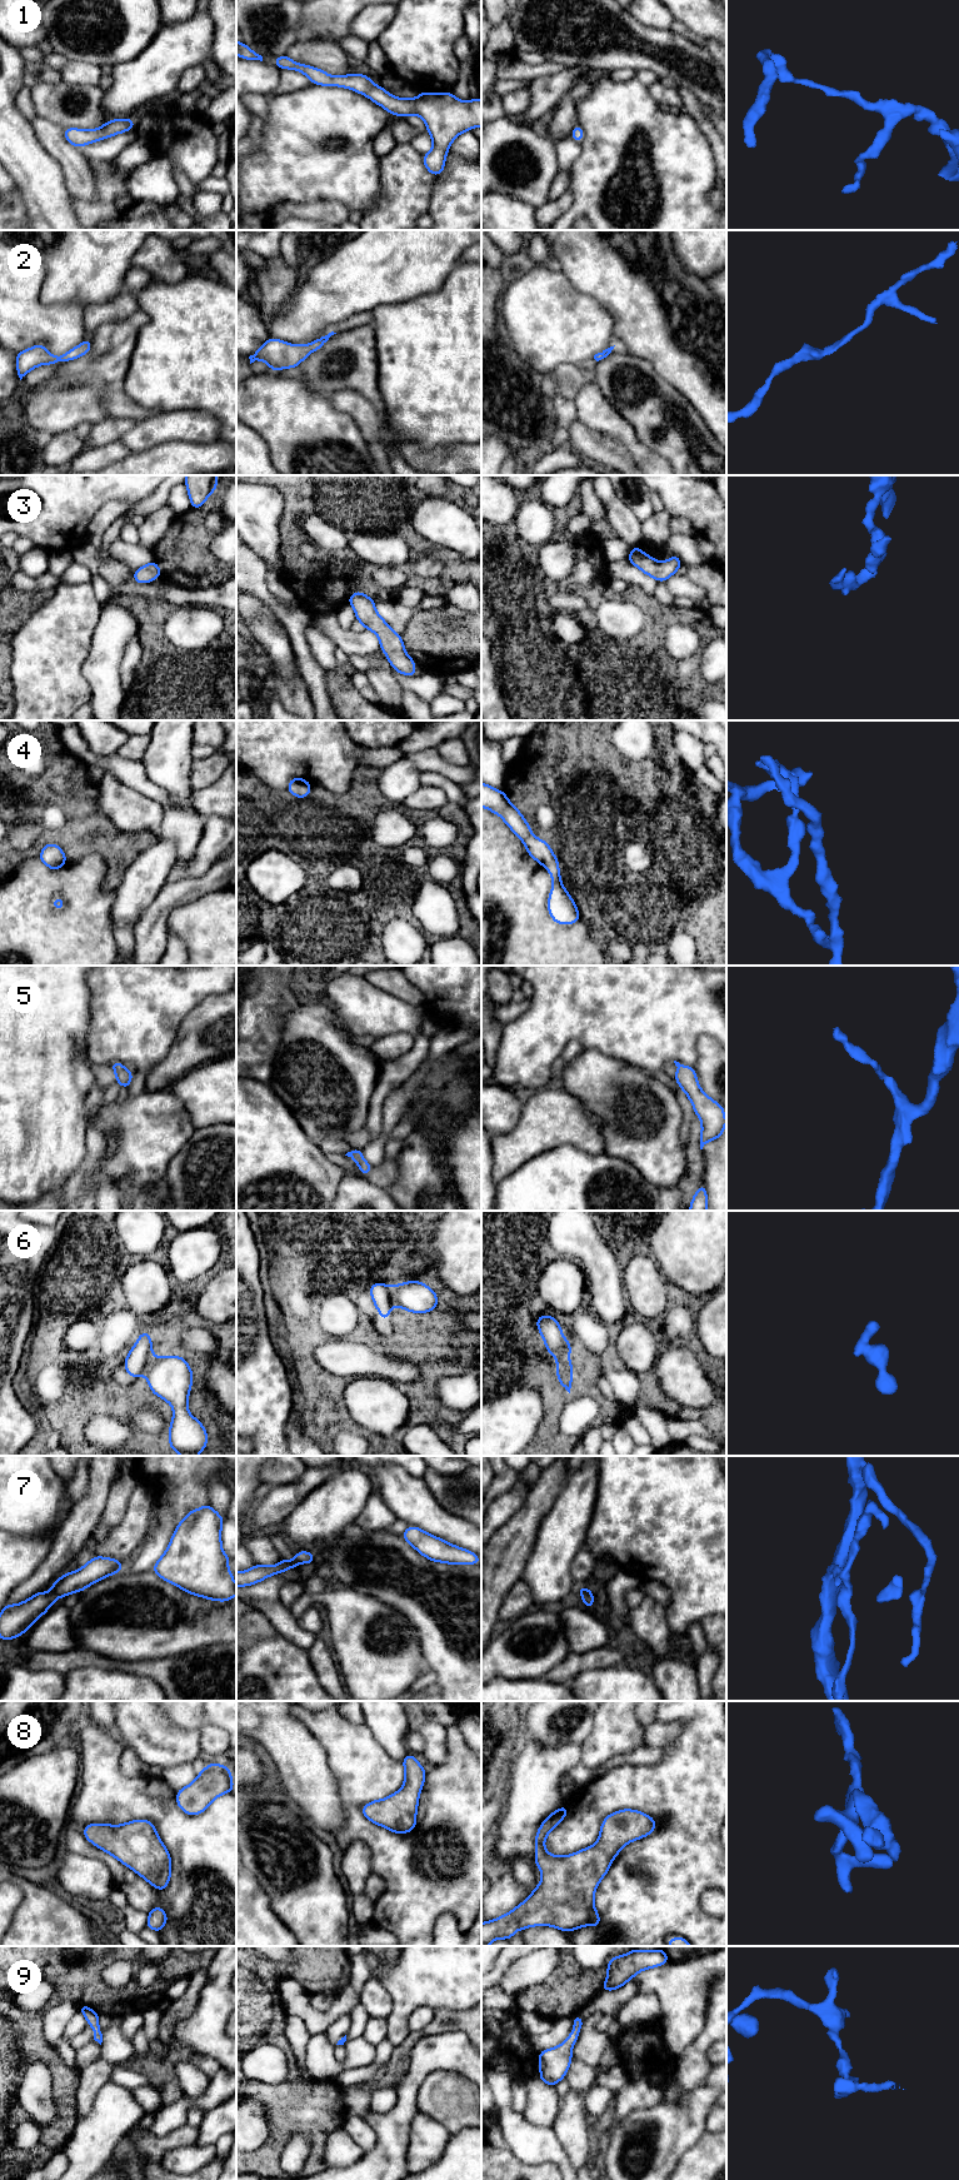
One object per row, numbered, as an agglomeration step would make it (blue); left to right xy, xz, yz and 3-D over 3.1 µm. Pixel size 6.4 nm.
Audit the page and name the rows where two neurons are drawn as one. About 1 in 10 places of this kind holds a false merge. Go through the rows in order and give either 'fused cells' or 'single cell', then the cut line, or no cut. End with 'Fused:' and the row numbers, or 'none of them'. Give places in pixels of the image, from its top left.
1: single cell | no cut
2: single cell | no cut
3: single cell | no cut
4: single cell | no cut
5: single cell | no cut
6: fused cells | xz (394, 1287), (393, 1303)
7: single cell | no cut
8: single cell | no cut
9: single cell | no cut
Fused: 6

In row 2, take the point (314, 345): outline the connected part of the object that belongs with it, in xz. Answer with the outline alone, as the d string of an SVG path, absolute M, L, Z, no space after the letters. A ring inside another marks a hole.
M331 331L308 345L294 345L269 338L256 353L249 356L250 364L255 360L264 360L273 371L288 368L295 369L311 351L319 350L334 334L336 333Z

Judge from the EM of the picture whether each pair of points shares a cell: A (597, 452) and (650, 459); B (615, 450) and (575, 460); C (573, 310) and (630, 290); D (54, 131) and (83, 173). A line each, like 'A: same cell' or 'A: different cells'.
A: different cells
B: different cells
C: different cells
D: same cell

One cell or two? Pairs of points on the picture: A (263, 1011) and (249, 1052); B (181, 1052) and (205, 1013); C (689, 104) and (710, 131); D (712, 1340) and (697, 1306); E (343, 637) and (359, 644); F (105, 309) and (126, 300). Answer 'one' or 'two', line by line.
A: one
B: one
C: one
D: one
E: one
F: one

